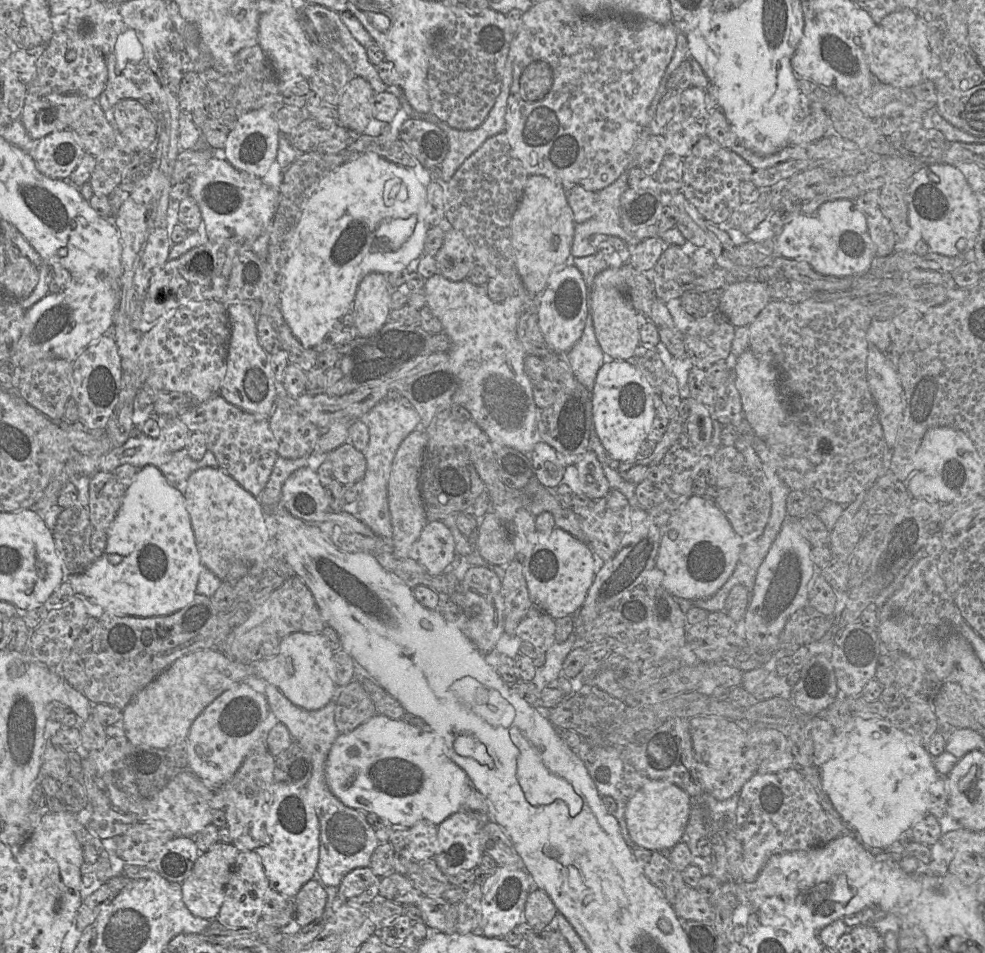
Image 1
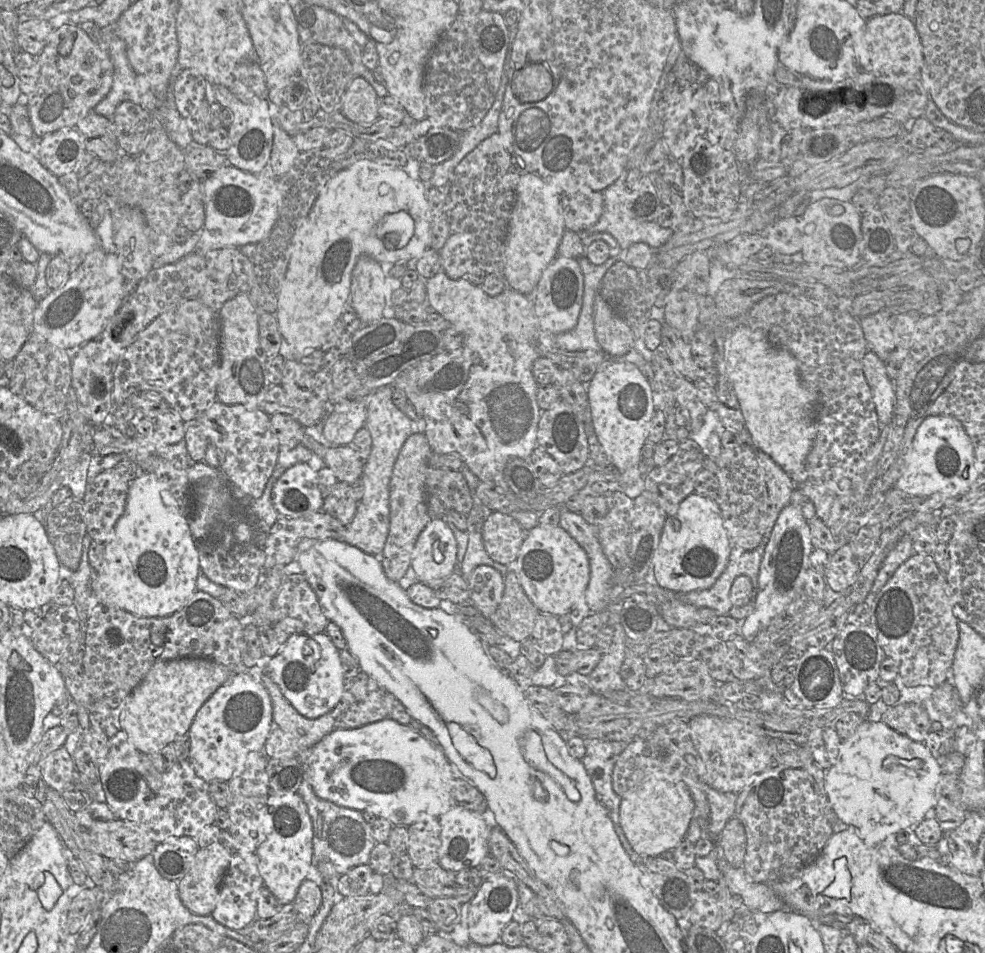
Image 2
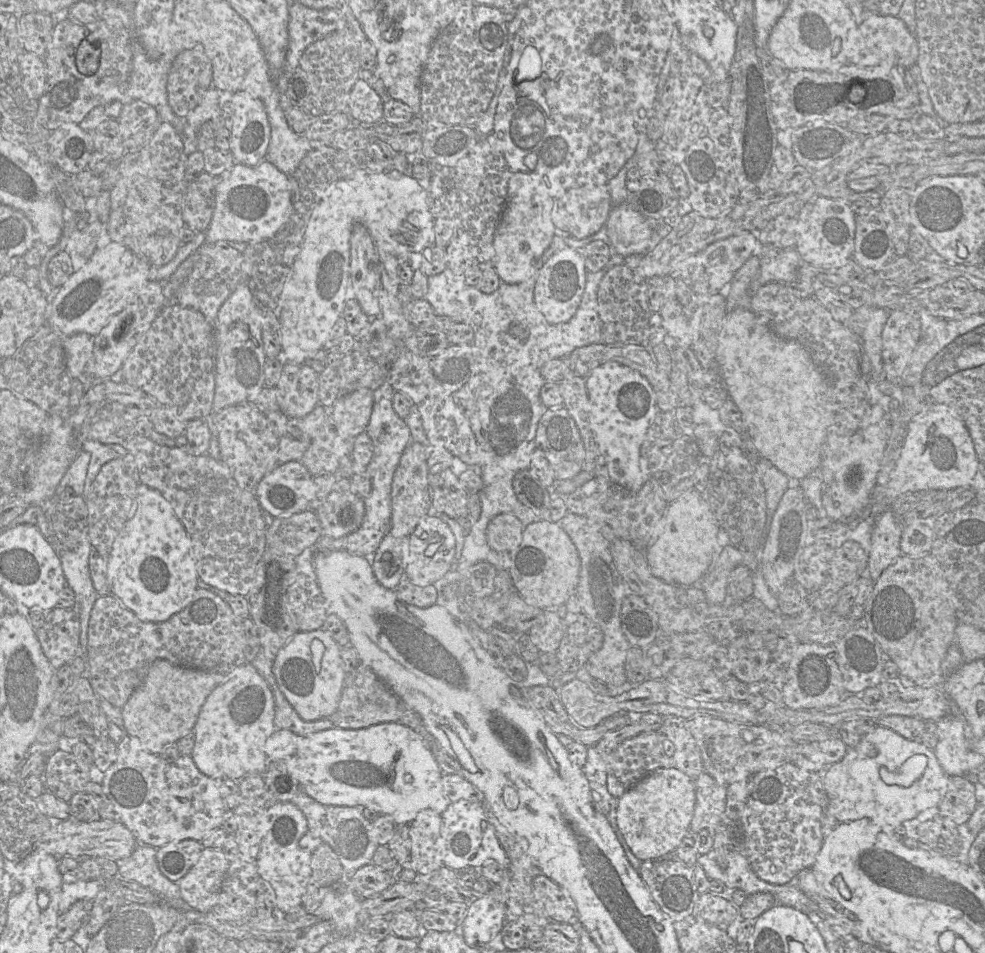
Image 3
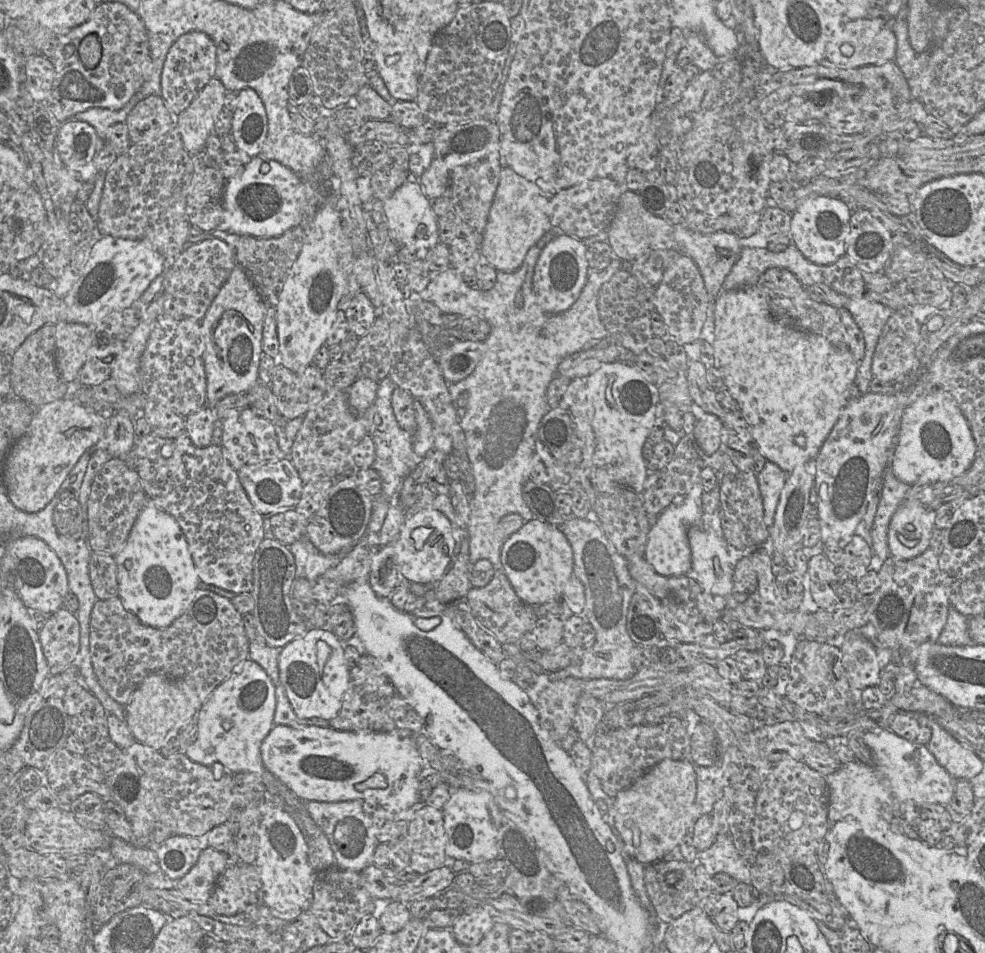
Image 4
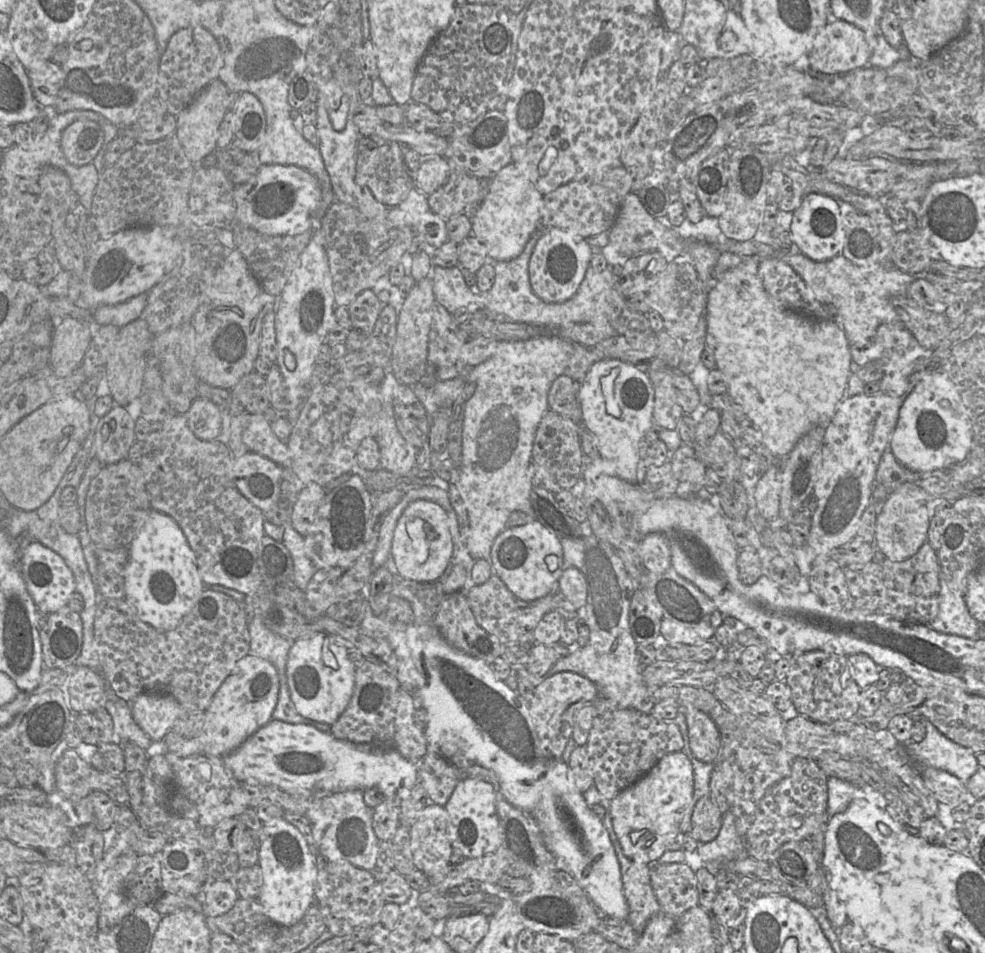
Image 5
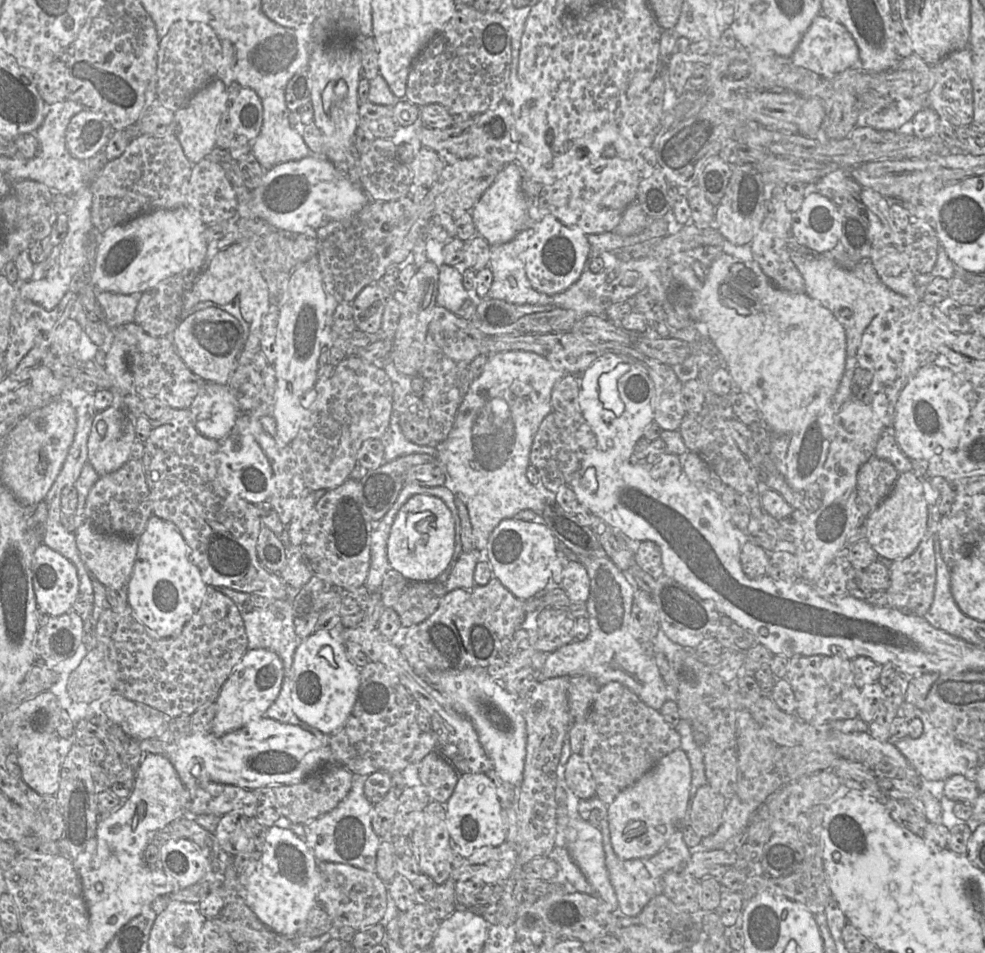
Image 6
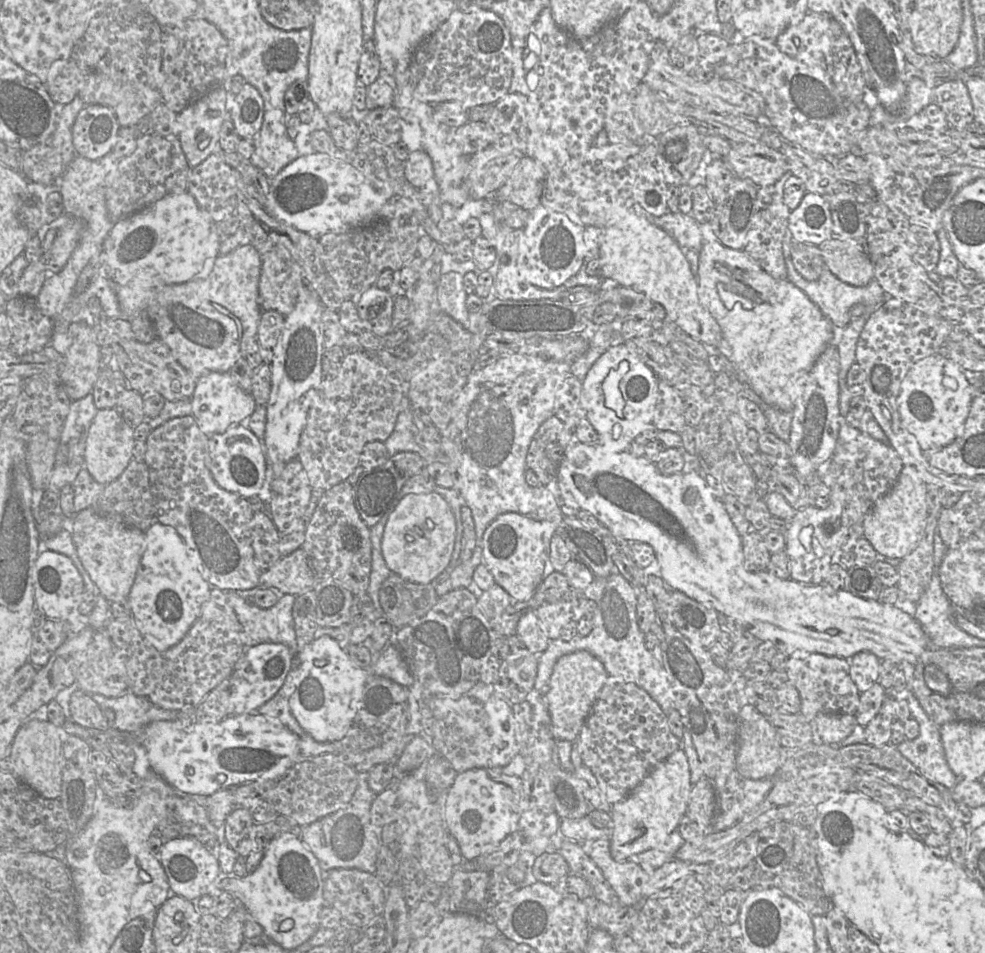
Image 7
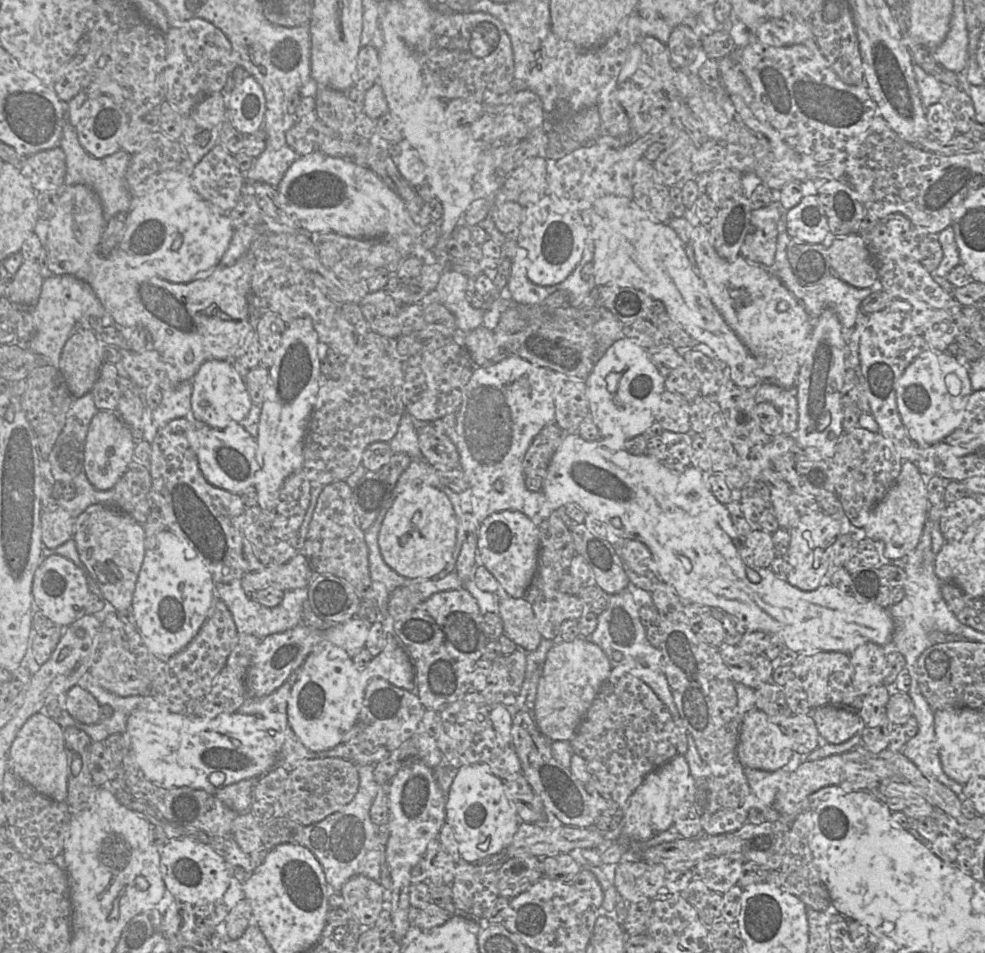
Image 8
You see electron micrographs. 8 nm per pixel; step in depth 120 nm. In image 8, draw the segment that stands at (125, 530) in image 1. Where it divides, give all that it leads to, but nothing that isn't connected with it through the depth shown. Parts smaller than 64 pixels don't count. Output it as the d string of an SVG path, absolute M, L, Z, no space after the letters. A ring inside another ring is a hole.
M171 531L157 533L156 545L145 550L131 604L136 630L148 650L158 659L168 660L185 648L205 622L215 599L217 598L212 577L197 551Z

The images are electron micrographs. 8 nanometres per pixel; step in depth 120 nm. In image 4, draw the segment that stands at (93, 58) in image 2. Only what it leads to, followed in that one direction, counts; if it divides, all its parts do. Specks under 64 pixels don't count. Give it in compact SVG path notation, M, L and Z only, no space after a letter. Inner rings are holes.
M104 1L96 5L86 22L58 35L57 48L49 60L54 66L55 78L50 94L42 103L59 123L90 108L118 110L127 104L148 76L148 32L137 13L125 4ZM89 34L99 39L102 49L99 63L93 69L85 67L78 54L79 44Z

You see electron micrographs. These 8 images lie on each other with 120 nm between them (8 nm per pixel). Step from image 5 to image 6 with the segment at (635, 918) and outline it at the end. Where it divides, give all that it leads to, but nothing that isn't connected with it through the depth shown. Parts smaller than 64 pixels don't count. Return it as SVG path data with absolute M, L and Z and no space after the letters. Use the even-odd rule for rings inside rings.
M608 811L600 822L605 864L615 890L618 913L626 917L638 915L658 895L658 881L653 879L641 859L619 858L611 843Z

